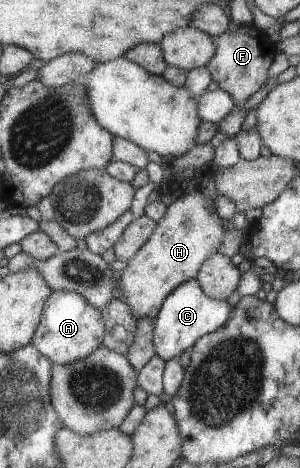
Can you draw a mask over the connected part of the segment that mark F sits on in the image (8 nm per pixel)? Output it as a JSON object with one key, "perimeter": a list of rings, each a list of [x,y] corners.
{"perimeter":[[[231,21],[223,33],[212,37],[216,49],[214,57],[205,67],[210,71],[210,76],[216,81],[218,88],[232,97],[235,107],[241,107],[245,100],[263,85],[267,77],[267,69],[273,61],[275,49],[263,32],[259,31],[253,23],[235,25]]]}

